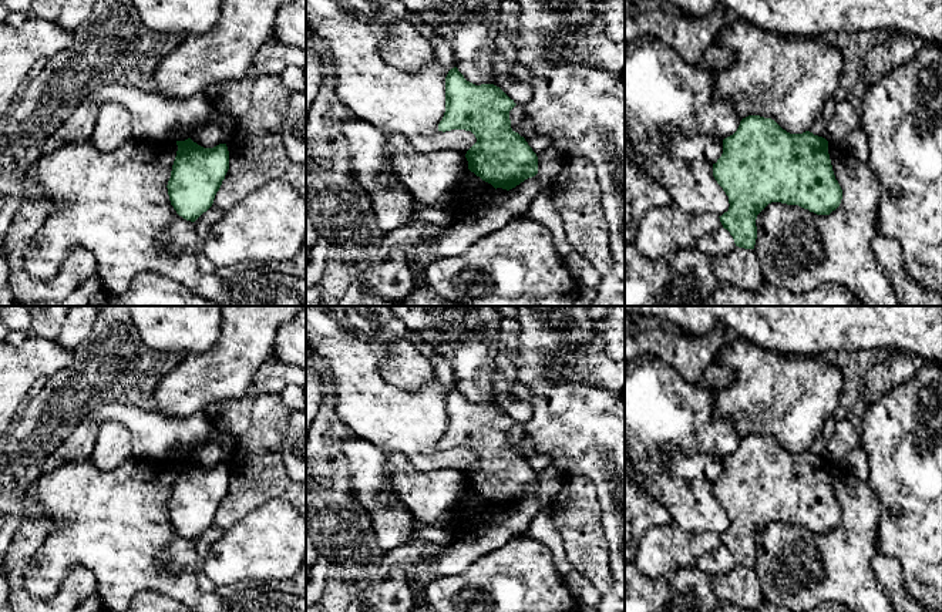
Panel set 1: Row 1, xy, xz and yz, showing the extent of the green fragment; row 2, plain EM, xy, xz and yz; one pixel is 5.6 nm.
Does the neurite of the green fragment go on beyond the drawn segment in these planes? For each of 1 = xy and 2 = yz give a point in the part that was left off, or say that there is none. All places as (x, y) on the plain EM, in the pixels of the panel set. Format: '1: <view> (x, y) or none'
1: none
2: none

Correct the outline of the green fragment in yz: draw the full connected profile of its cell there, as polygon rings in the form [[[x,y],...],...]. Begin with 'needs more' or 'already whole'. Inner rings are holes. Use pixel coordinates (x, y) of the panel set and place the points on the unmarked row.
already whole; [[[748,434],[737,450],[723,458],[723,473],[713,482],[713,495],[729,515],[729,529],[720,537],[736,565],[754,568],[757,534],[771,521],[798,524],[817,534],[830,534],[842,518],[842,508],[835,498],[828,460],[810,450],[790,453],[774,438]]]

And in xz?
already whole; [[[457,386],[445,396],[445,431],[438,450],[471,450],[477,461],[467,470],[468,488],[495,508],[512,508],[538,492],[538,475],[524,455],[511,447],[509,430],[517,423],[494,403],[475,404]]]

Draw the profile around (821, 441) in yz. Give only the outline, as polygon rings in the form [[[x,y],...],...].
[[[832,416],[824,421],[818,436],[815,437],[815,440],[810,447],[810,451],[813,451],[814,454],[827,457],[827,447],[831,438],[834,437],[837,423],[838,421]]]

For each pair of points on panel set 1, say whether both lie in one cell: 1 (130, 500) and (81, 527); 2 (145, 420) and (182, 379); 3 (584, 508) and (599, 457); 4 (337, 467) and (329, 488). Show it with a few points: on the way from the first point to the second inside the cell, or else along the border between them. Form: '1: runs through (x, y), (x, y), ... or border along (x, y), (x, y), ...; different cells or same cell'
1: runs through (118, 511), (108, 521), (93, 527); same cell
2: border along (155, 412), (174, 417), (189, 416); different cells
3: border along (565, 476), (585, 476), (594, 484), (601, 514); different cells
4: runs through (332, 473), (329, 483); same cell

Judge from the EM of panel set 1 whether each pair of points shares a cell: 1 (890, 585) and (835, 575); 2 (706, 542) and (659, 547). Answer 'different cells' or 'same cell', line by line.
1: different cells
2: same cell

